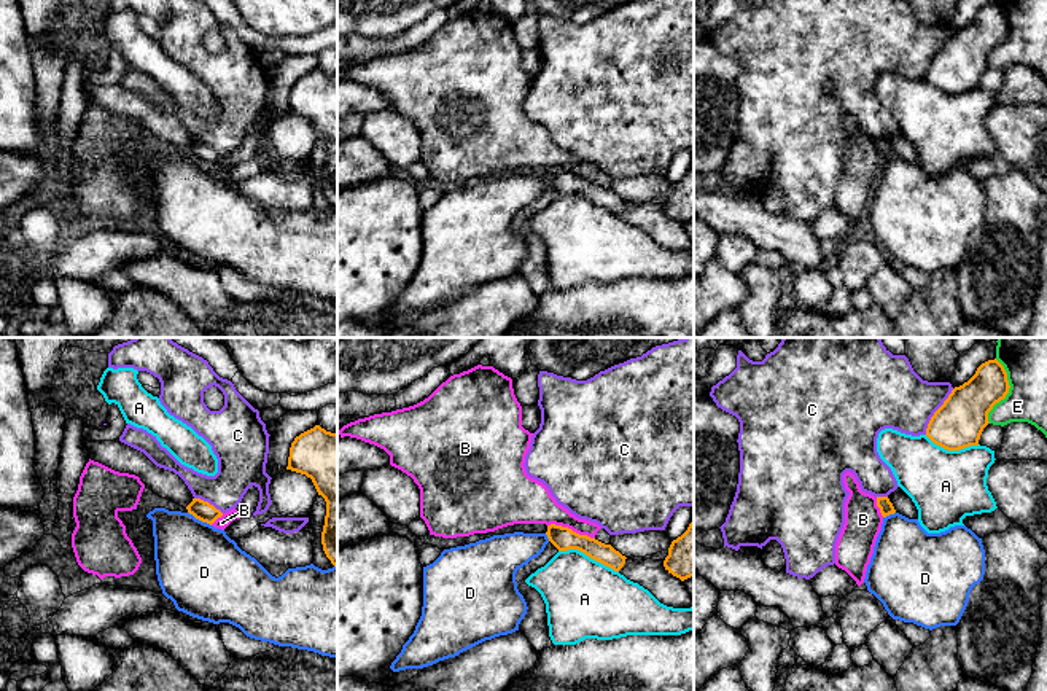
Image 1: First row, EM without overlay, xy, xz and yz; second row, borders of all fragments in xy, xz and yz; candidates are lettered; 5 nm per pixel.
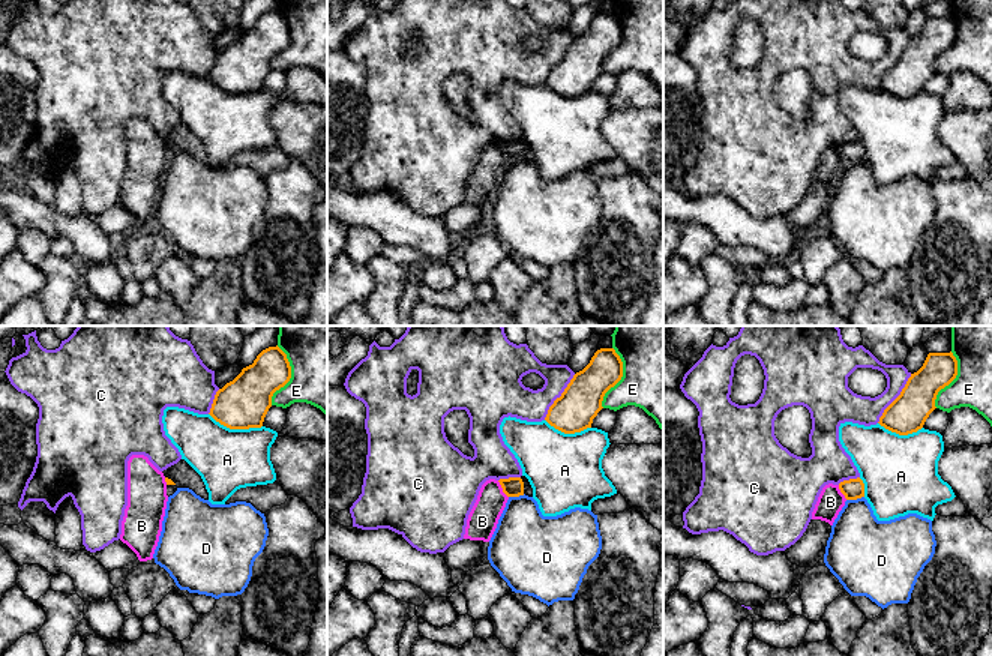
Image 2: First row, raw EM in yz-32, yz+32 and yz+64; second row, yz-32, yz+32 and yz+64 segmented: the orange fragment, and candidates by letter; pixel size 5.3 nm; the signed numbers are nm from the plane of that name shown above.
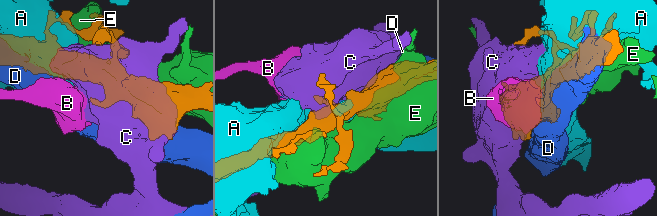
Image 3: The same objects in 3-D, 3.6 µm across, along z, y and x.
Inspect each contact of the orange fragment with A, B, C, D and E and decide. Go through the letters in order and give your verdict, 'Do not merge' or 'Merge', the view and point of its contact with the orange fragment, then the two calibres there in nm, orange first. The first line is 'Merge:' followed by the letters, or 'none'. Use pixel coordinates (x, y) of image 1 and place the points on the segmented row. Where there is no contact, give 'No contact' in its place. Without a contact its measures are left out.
Merge: none
A: Do not merge. Touches orange at xz (589, 556). Thickness 120 nm (orange) against 400 nm
B: Do not merge. Touches orange at xz (570, 529). Thickness 120 nm (orange) against 220 nm
C: Do not merge. Touches orange at yz (936, 411). Thickness 240 nm (orange) against 340 nm
D: Do not merge. Touches orange at xy (199, 519). Thickness 100 nm (orange) against 420 nm
E: Do not merge. Touches orange at yz (1008, 392). Thickness 240 nm (orange) against 260 nm

